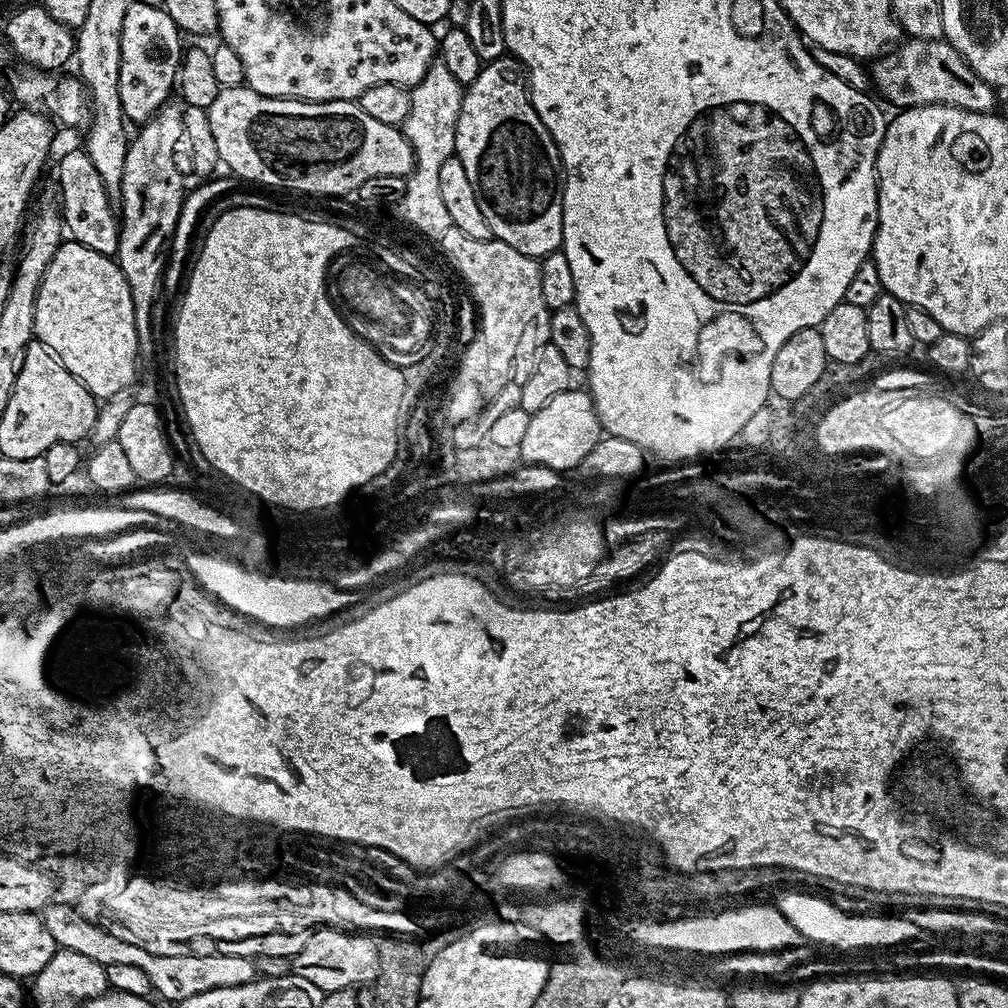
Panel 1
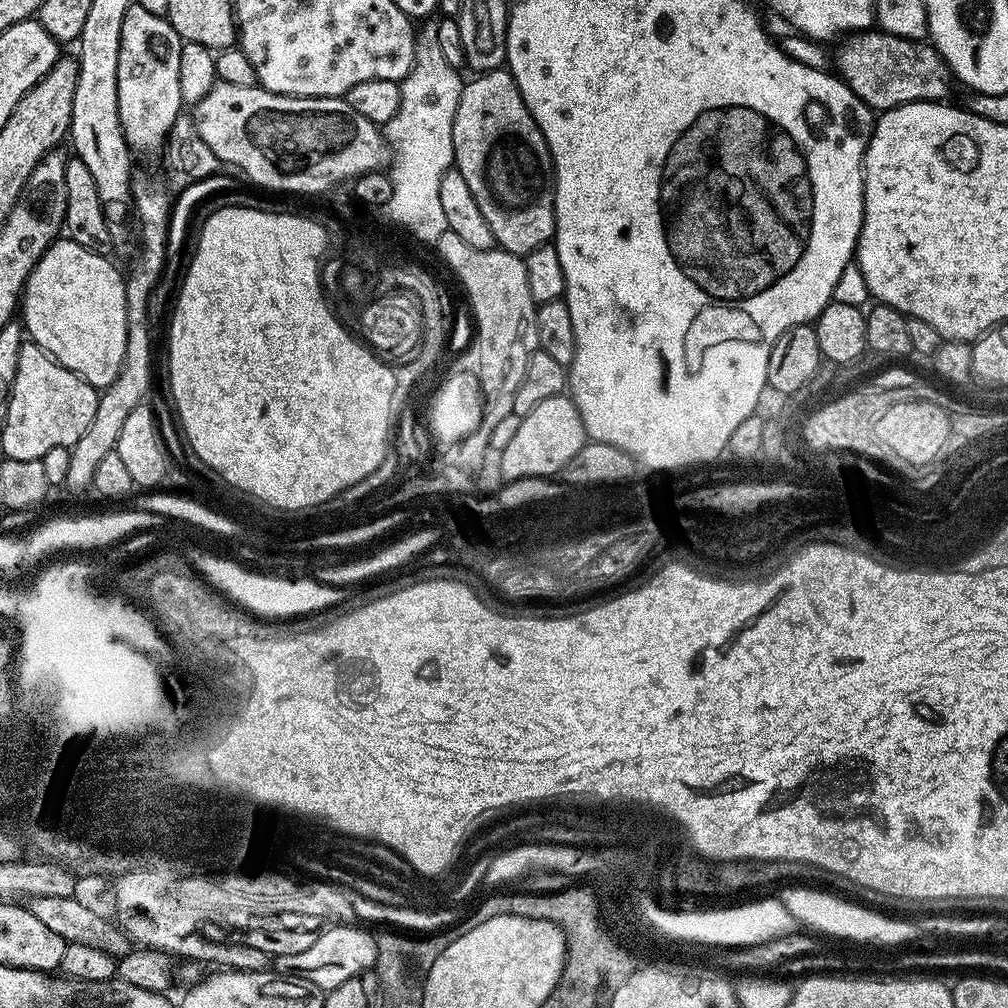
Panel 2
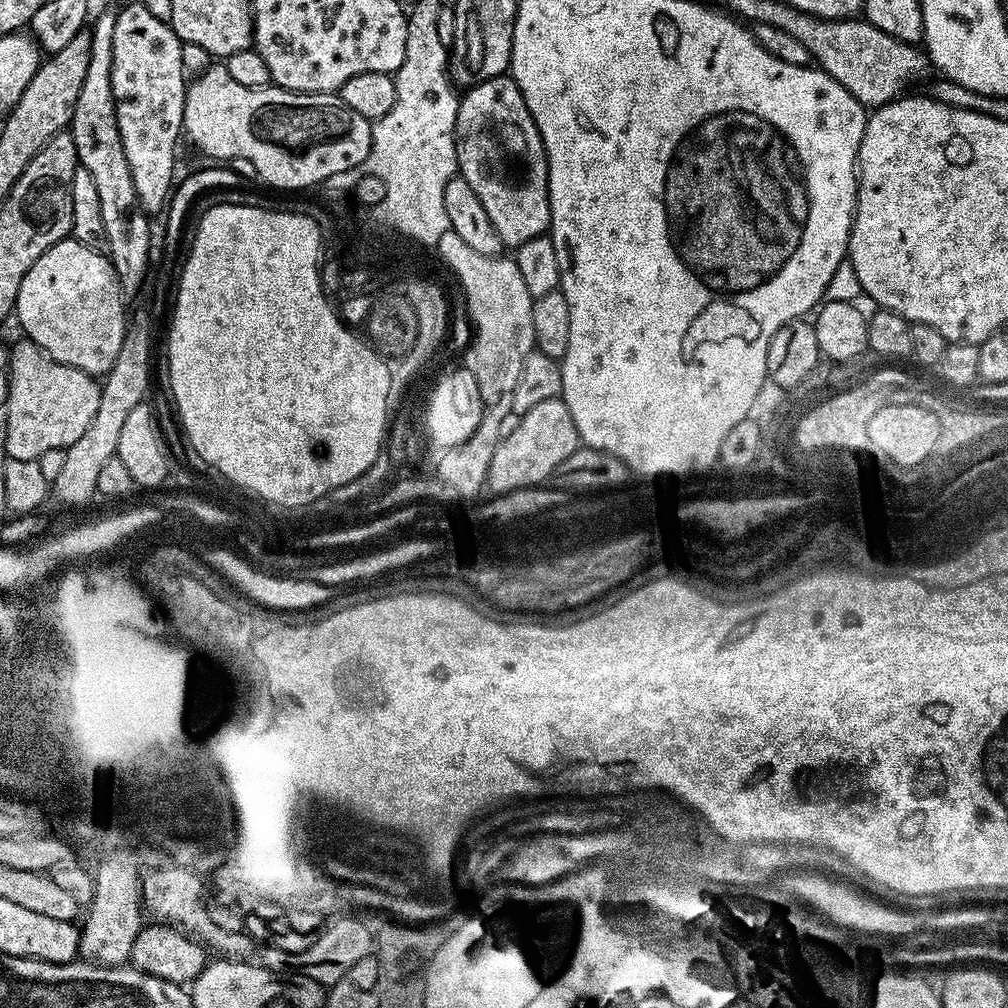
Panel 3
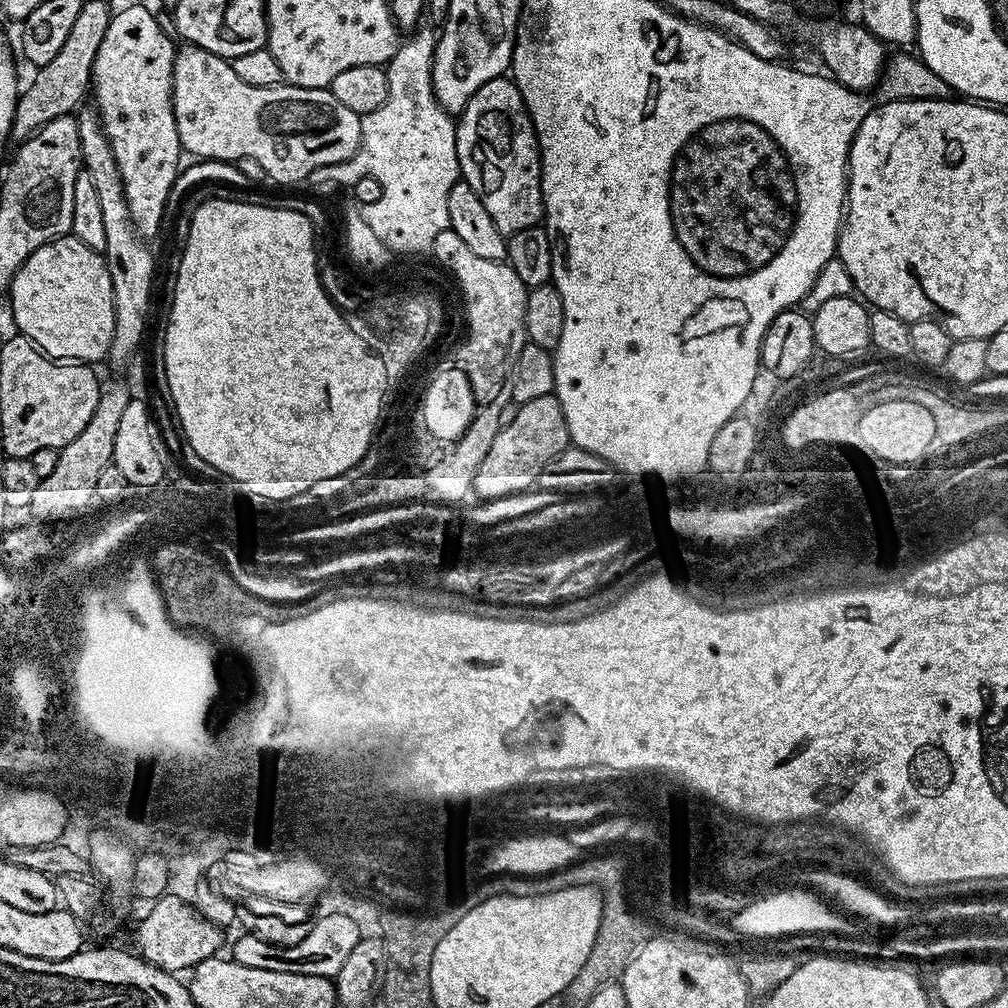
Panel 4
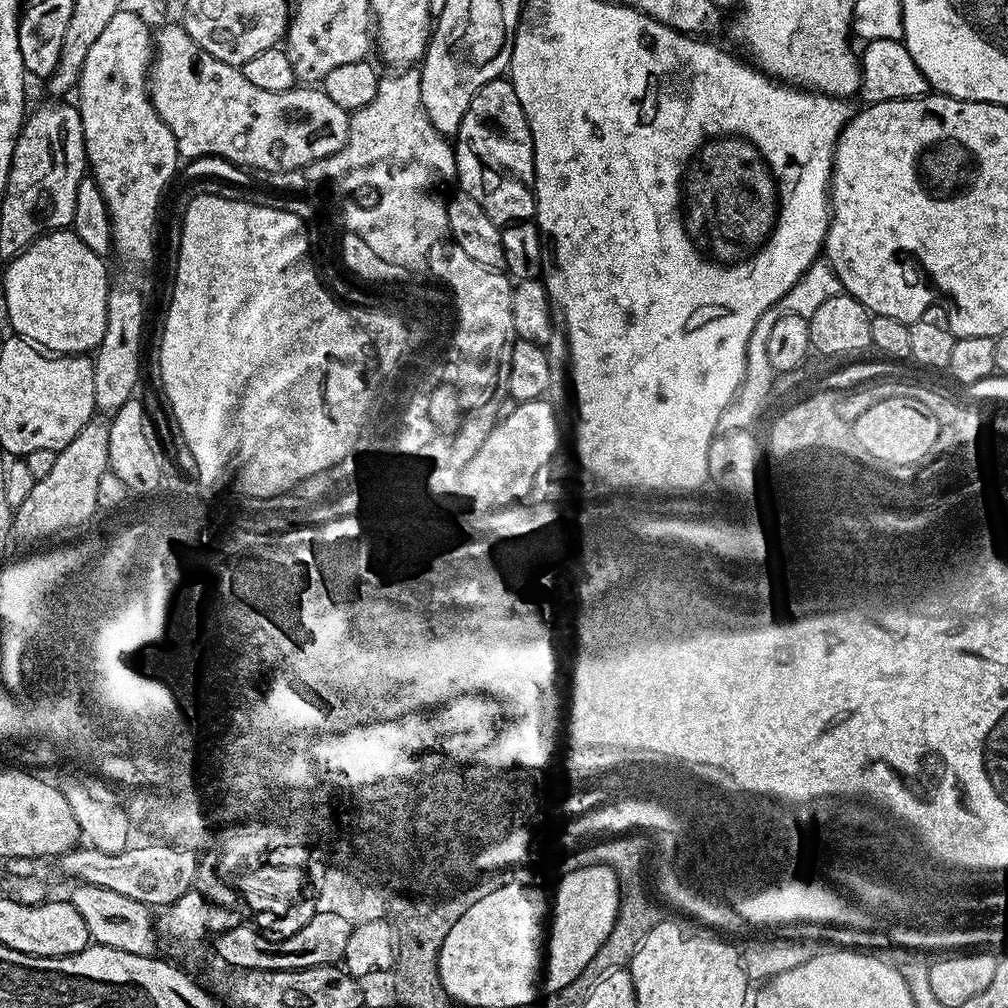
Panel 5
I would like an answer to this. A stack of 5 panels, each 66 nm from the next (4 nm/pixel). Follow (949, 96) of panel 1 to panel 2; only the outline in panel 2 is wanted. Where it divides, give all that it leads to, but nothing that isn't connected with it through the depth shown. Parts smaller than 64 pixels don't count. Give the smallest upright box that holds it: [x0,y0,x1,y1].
[834,30,954,113]

